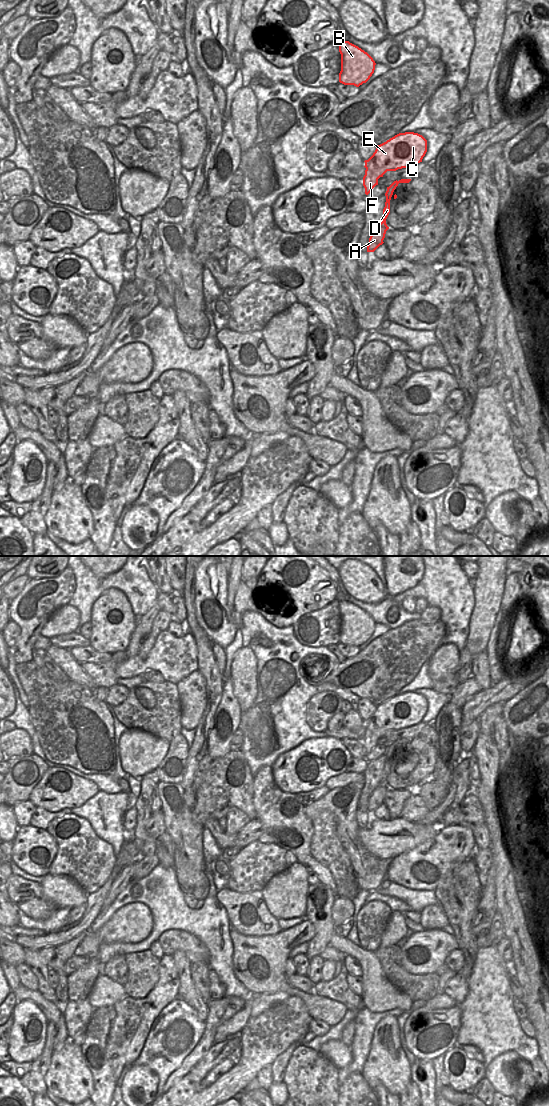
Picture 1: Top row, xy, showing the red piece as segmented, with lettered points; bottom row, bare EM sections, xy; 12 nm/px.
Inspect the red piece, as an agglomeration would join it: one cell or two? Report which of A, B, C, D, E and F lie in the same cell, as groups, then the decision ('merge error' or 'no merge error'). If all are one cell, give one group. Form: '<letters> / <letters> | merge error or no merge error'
A / B C D E F | merge error

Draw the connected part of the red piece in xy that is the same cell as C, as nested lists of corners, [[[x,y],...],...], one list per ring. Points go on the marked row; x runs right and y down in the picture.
[[[414,132],[399,133],[386,142],[377,146],[373,155],[365,160],[365,175],[363,177],[363,186],[365,194],[368,195],[373,188],[378,185],[378,179],[383,177],[387,171],[396,171],[407,168],[422,162],[427,152],[427,140],[420,134]]]

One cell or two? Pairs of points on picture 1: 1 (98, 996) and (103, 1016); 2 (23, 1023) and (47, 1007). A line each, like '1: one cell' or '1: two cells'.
1: two cells
2: two cells

